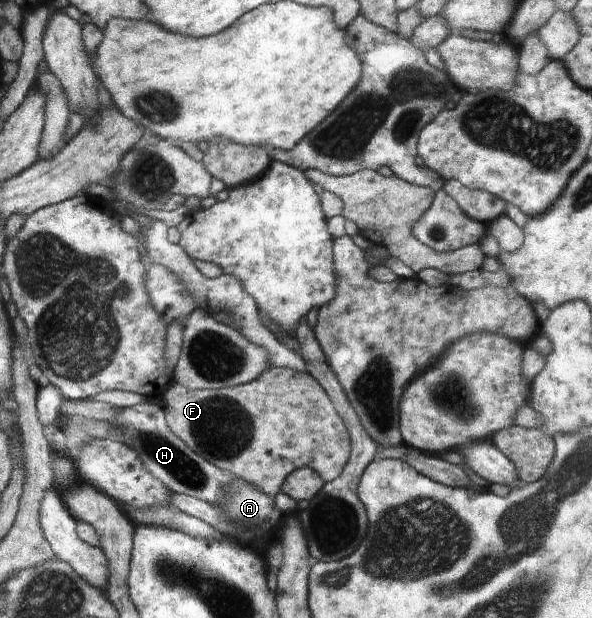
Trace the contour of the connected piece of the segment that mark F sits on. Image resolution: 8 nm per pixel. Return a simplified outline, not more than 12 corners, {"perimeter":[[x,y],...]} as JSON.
{"perimeter":[[311,374],[161,395],[169,429],[271,497],[340,477],[351,433]]}

